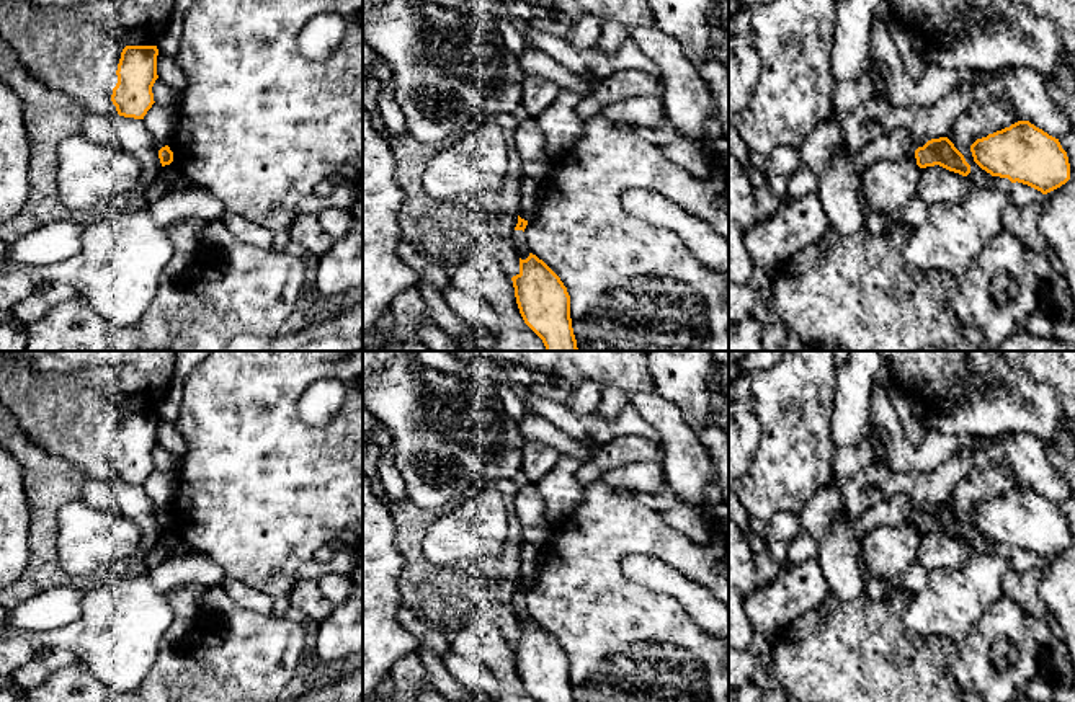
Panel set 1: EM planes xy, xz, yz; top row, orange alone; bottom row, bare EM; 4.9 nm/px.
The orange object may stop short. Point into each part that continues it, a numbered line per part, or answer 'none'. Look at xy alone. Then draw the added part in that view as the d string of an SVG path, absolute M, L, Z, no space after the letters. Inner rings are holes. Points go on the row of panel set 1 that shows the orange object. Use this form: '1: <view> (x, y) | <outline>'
none

